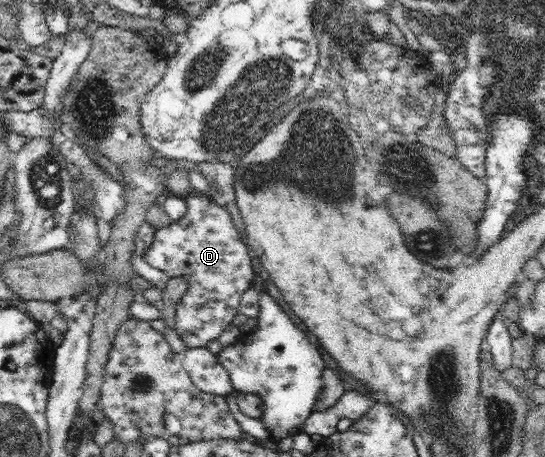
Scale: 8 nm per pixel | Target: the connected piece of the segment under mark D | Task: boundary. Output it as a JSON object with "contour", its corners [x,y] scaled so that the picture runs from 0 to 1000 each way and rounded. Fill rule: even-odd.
{"contour":[[[350,420],[336,438],[343,446],[339,473],[286,505],[281,530],[264,551],[264,567],[277,582],[303,593],[310,606],[343,611],[347,630],[323,665],[319,720],[345,761],[369,761],[378,759],[387,742],[398,742],[426,709],[429,691],[440,683],[446,641],[464,621],[466,591],[455,540],[444,514],[431,501],[426,473],[413,453],[387,440],[383,425],[376,420]]]}

